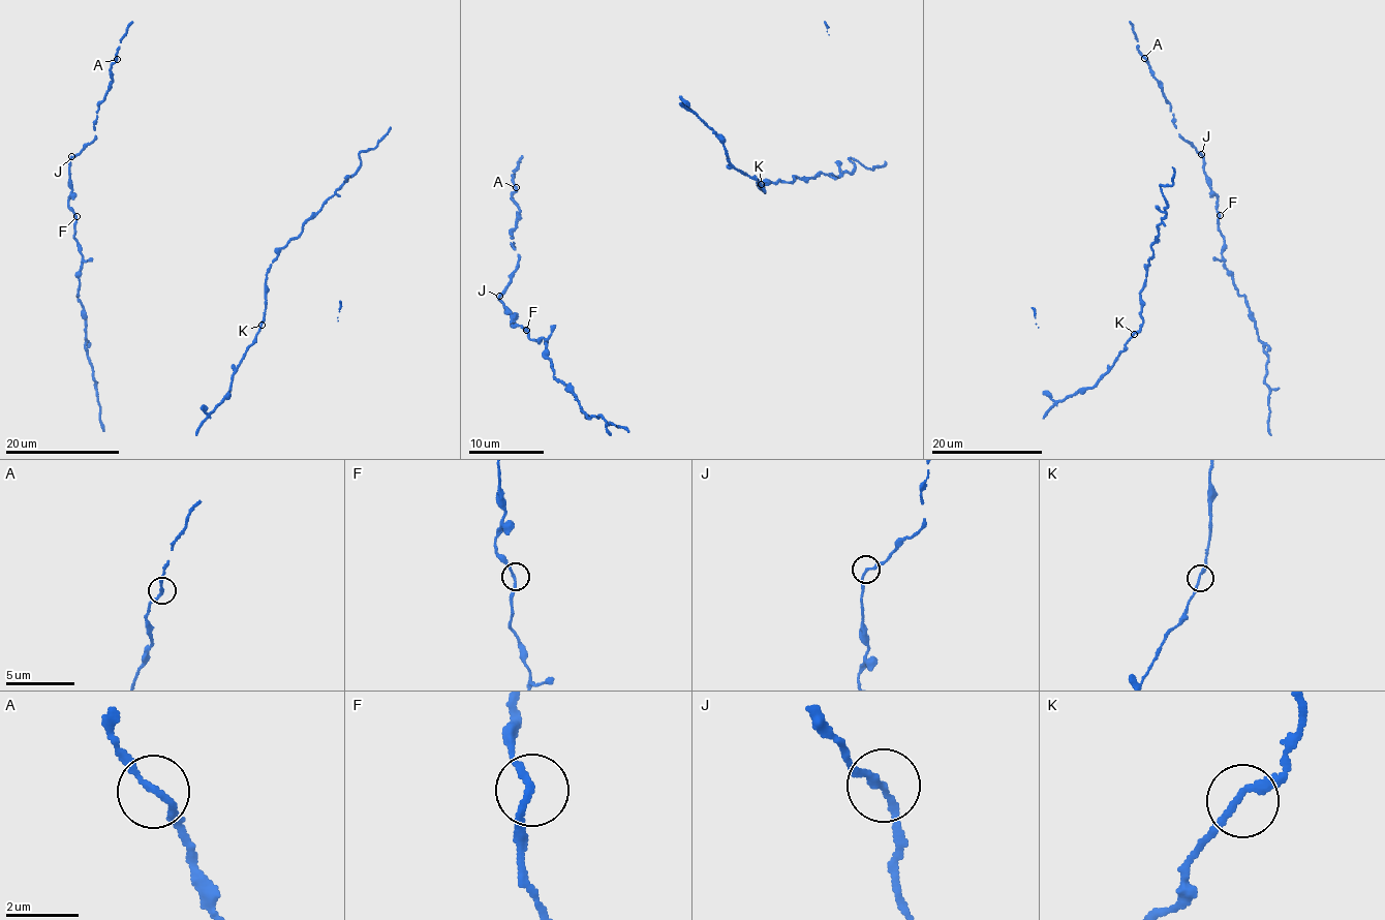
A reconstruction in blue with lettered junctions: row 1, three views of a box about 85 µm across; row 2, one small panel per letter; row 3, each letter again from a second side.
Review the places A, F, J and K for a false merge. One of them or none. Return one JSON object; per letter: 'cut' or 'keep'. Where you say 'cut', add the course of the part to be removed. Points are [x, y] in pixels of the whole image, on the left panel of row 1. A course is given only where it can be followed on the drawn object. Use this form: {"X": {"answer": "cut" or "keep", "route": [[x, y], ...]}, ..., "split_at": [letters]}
{"A": {"answer": "keep"}, "F": {"answer": "keep"}, "J": {"answer": "keep"}, "K": {"answer": "keep"}, "split_at": []}

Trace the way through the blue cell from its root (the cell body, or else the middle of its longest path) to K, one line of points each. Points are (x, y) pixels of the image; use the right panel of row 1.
K: (1141, 299), (1143, 324), (1134, 334)

